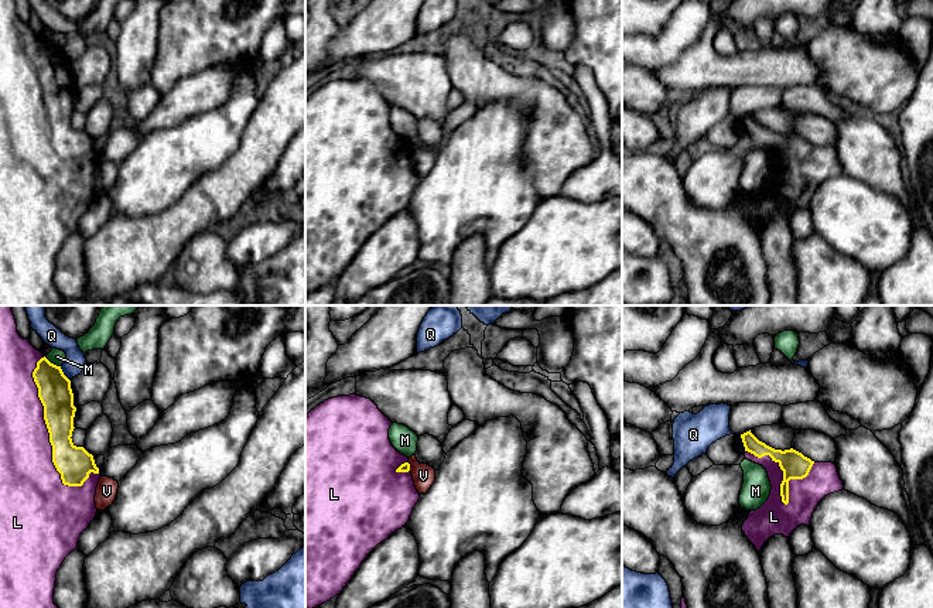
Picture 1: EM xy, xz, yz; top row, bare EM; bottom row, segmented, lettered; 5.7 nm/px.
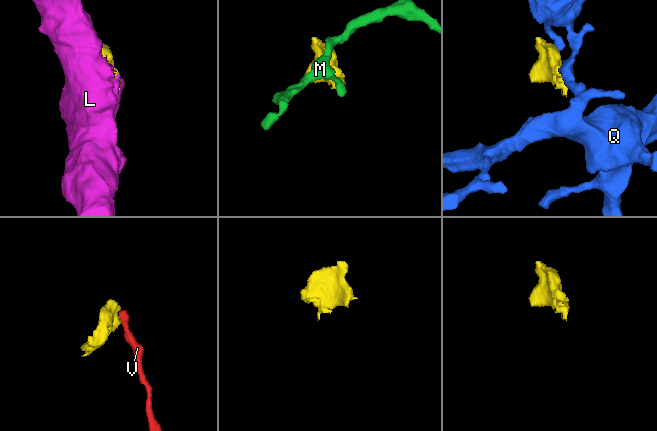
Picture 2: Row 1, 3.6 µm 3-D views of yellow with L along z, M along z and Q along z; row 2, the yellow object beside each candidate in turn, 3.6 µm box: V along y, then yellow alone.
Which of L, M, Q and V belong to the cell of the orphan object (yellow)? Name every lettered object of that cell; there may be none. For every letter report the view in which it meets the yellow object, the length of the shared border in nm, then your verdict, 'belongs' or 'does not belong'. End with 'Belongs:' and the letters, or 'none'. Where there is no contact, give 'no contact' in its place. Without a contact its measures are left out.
L: xy | 800 nm | belongs
M: xy | 110 nm | does not belong
Q: xy | 90 nm | does not belong
V: xz | 50 nm | does not belong
Belongs: L

